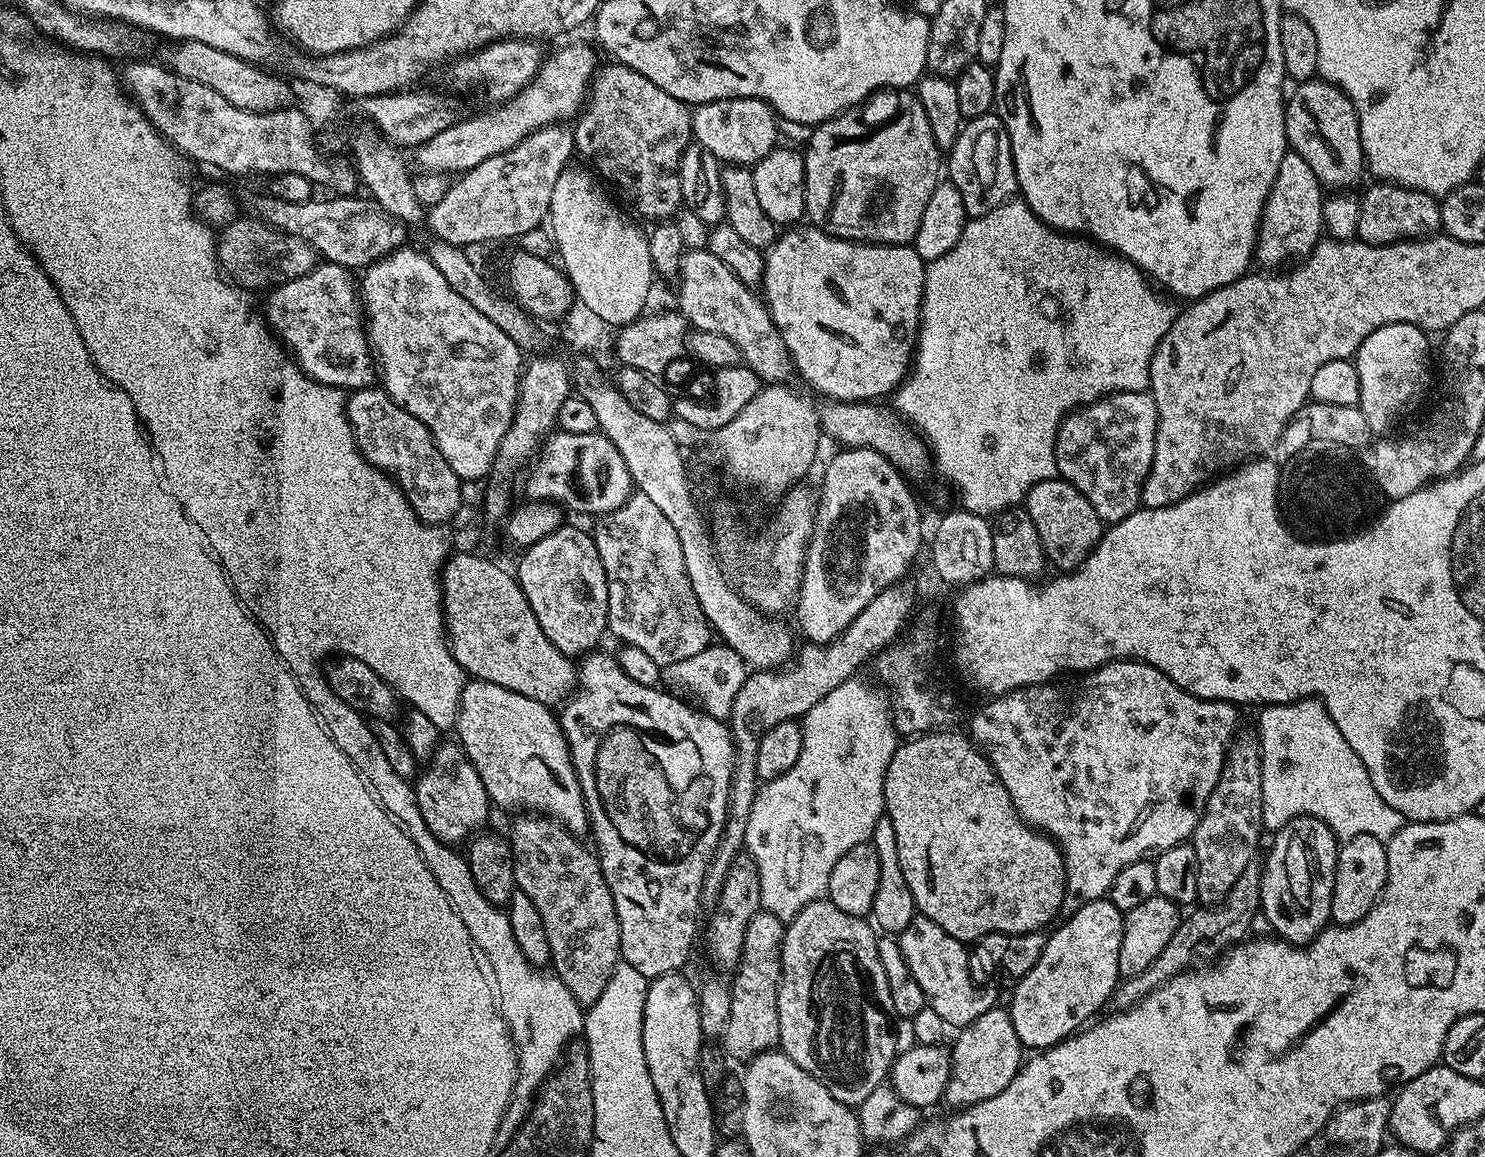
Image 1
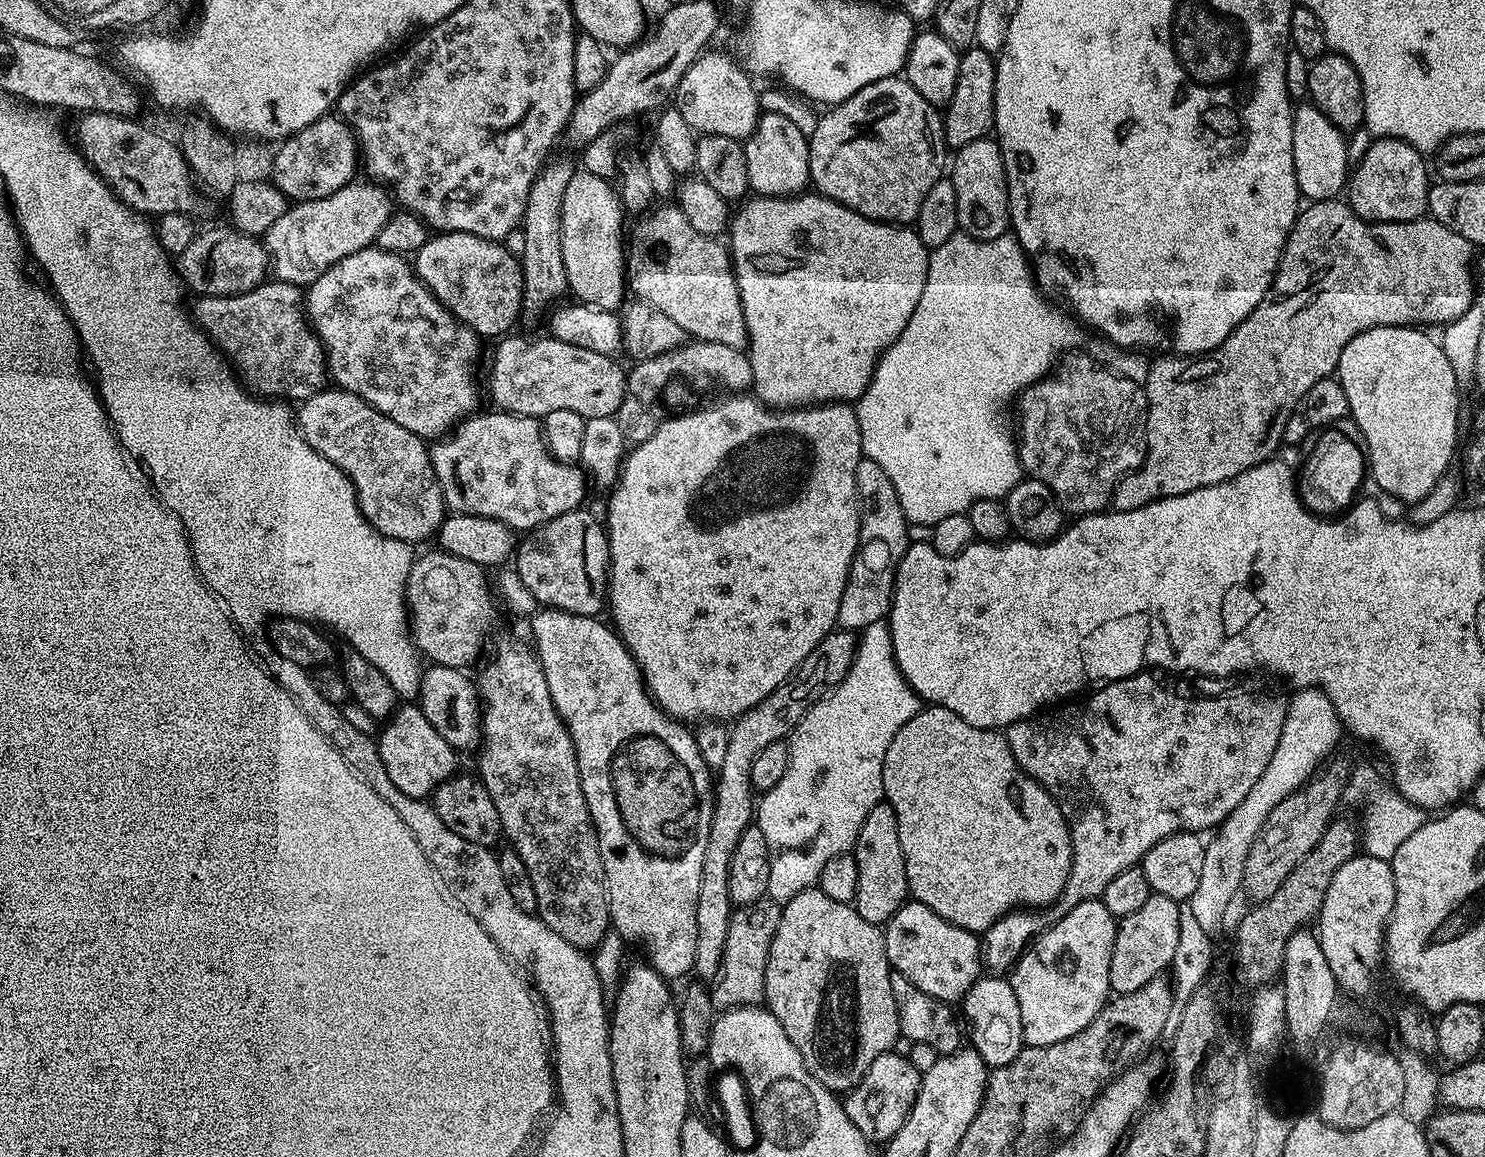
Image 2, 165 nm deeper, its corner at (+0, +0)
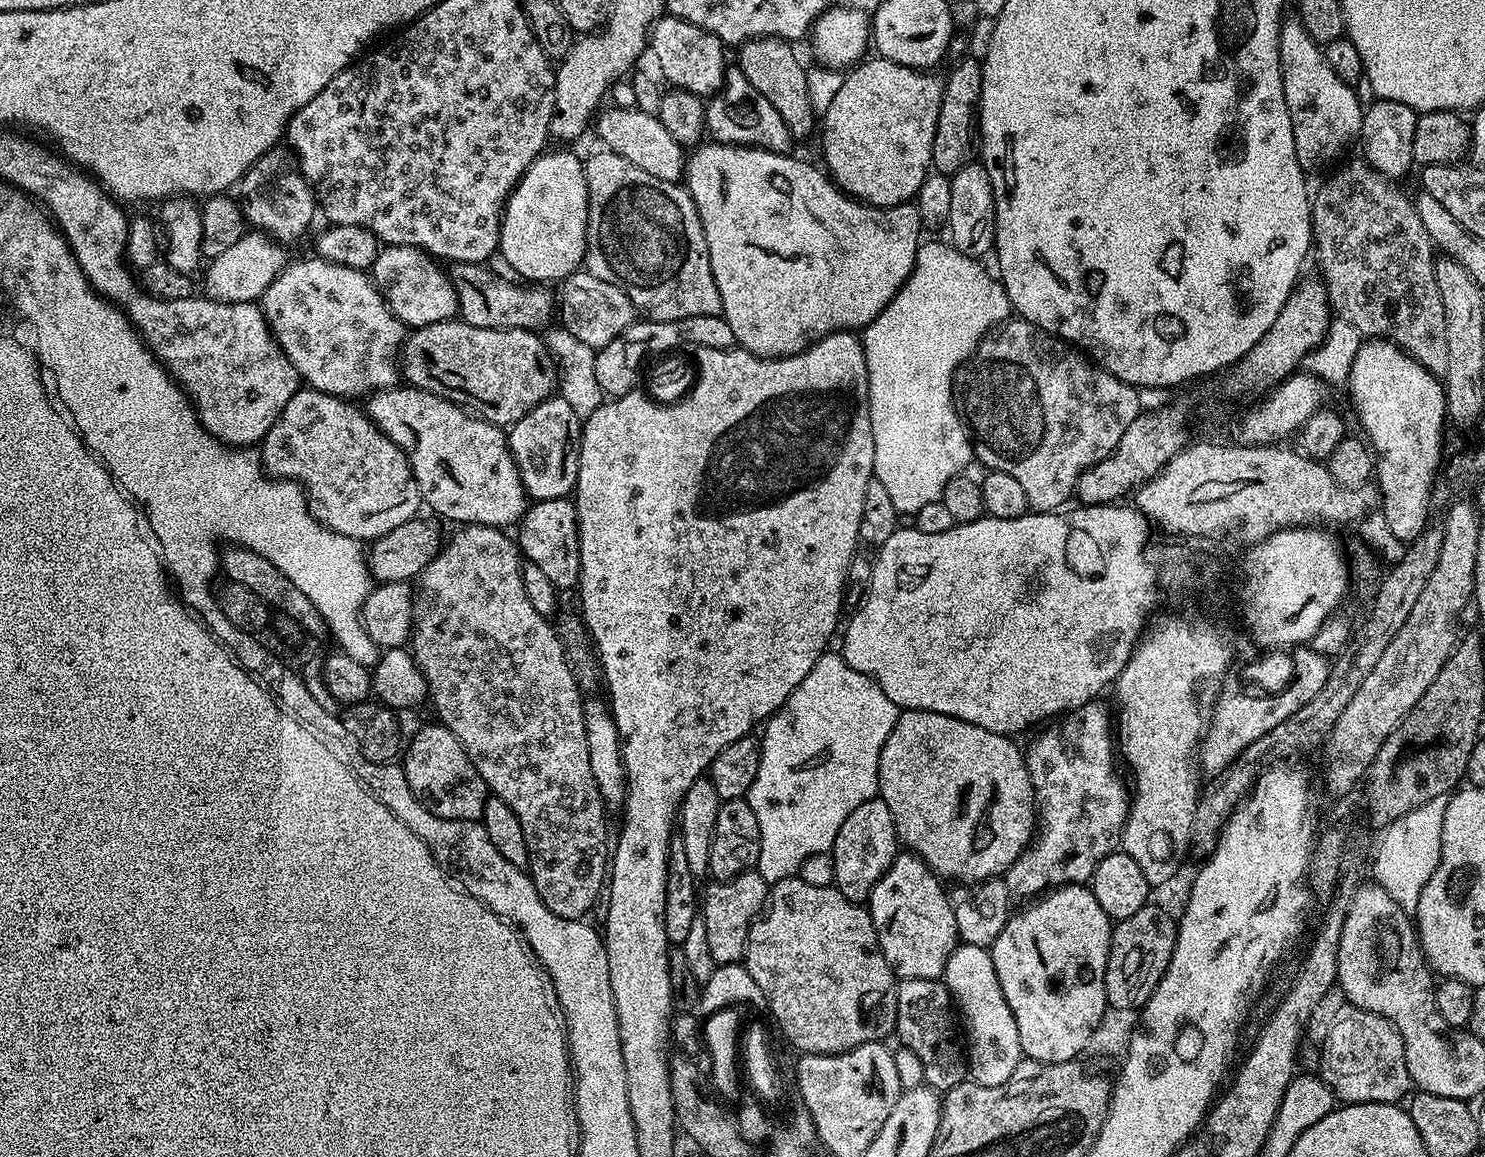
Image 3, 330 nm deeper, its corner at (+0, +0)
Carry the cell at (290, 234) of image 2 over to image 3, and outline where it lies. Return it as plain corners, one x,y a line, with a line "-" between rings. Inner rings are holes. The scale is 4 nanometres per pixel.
248,230
226,254
218,254
211,261
204,276
203,295
210,300
221,300
227,304
251,304
259,301
264,291
280,276
286,267
285,249
271,236
259,231

